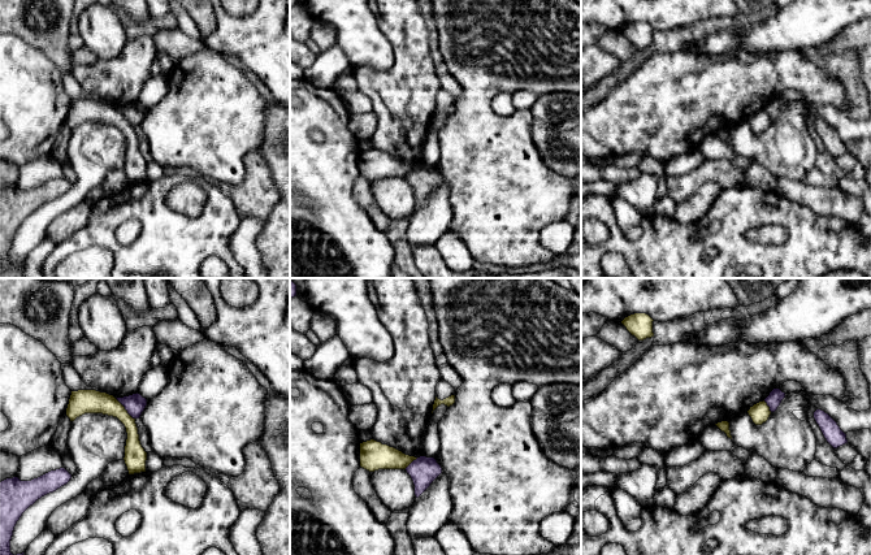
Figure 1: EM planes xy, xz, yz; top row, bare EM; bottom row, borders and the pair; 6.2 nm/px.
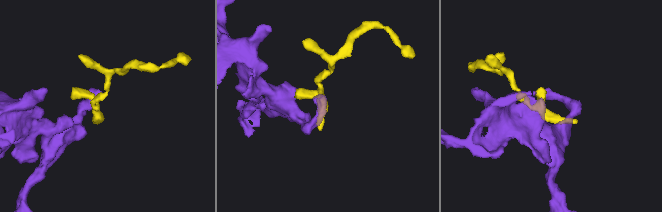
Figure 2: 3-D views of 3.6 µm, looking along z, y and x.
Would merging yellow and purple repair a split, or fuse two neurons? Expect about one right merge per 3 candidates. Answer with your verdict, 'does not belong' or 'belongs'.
does not belong

